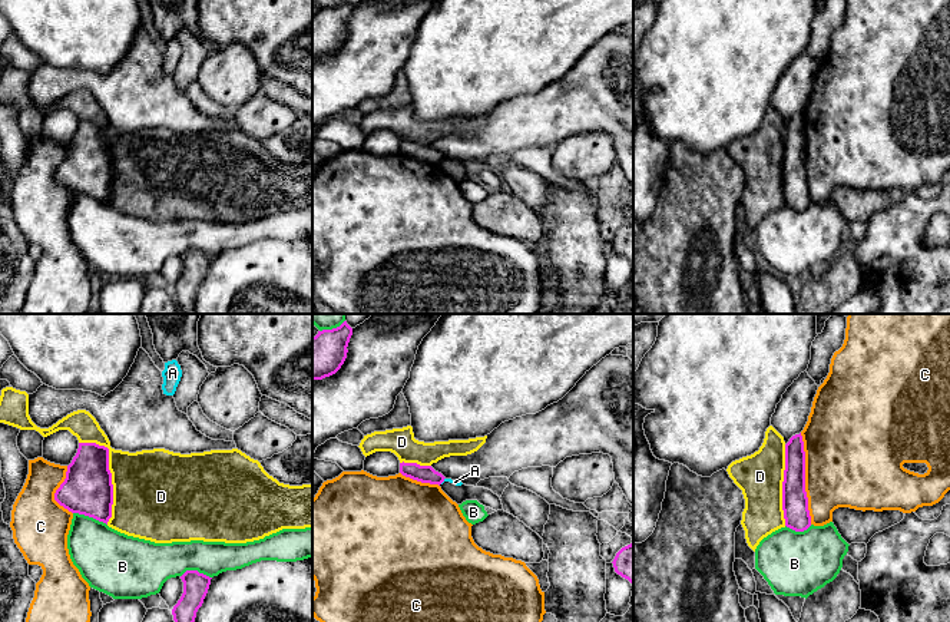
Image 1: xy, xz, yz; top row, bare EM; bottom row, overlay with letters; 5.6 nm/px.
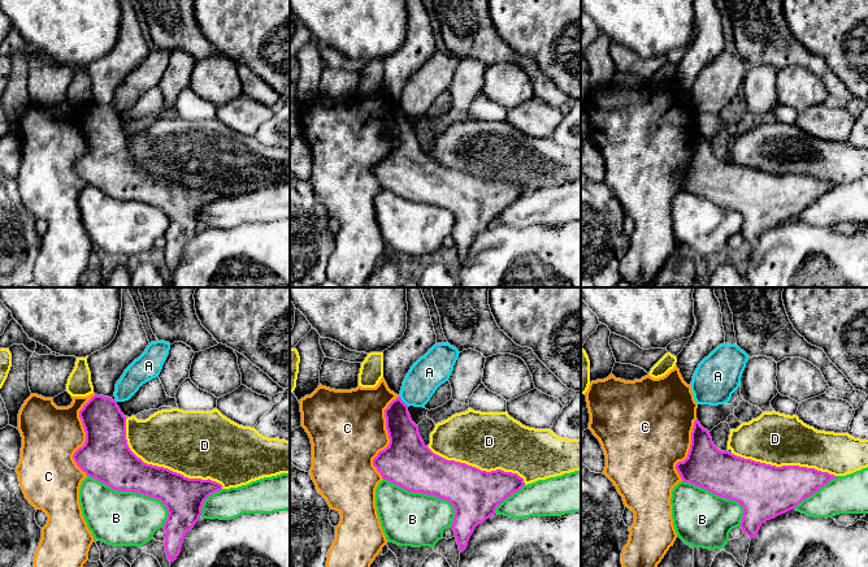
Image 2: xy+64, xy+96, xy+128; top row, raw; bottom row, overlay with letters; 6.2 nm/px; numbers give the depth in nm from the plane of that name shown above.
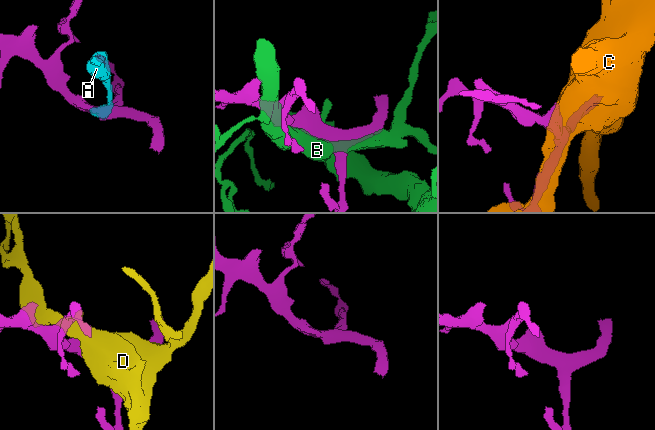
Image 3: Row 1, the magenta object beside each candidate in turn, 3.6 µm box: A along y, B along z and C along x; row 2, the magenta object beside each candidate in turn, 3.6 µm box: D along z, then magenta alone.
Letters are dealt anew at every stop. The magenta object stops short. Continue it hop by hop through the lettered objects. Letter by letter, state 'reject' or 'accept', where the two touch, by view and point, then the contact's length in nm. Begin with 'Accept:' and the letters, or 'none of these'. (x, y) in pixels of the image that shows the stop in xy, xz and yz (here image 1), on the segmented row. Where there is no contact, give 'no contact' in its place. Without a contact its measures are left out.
Accept: none of these
A: reject; meets magenta in xz at (443, 480); contact 50 nm long
B: reject; meets magenta in xy at (90, 516); contact 200 nm long
C: reject; meets magenta in yz at (804, 479); contact 500 nm long
D: reject; meets magenta in xy at (109, 472); contact 500 nm long

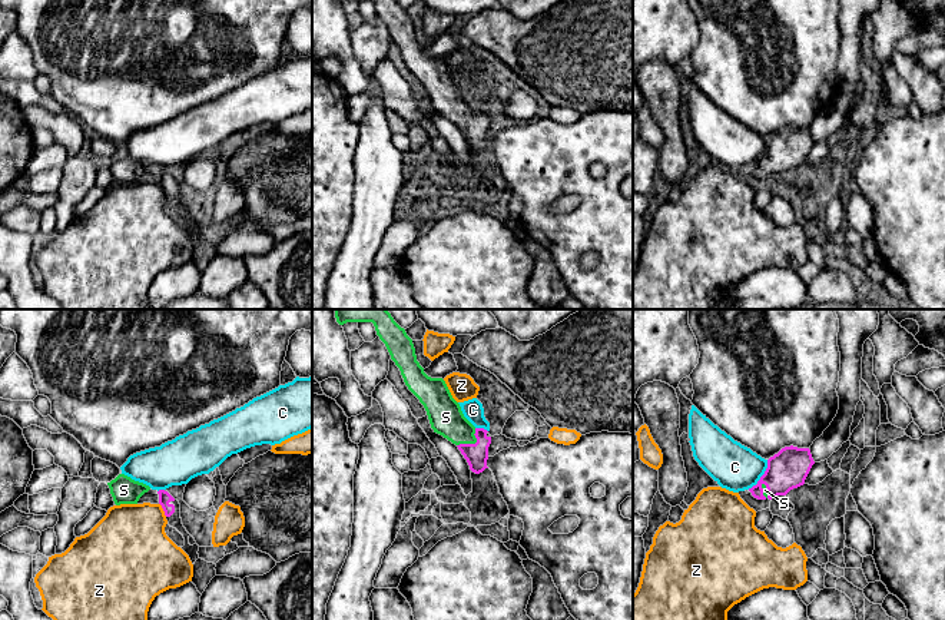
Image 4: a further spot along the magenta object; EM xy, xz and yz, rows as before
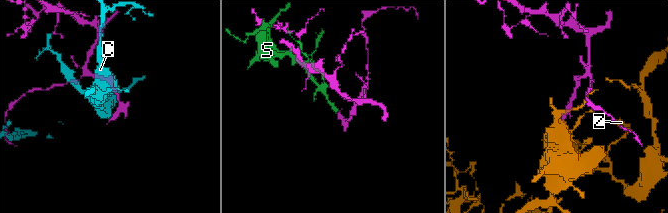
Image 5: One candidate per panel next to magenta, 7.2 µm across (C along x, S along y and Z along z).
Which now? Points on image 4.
Accept: S
C: reject; meets magenta in yz at (762, 476); contact 200 nm long
S: accept; meets magenta in xz at (473, 444); contact 150 nm long
Z: reject; meets magenta in xy at (163, 510); contact 90 nm long

